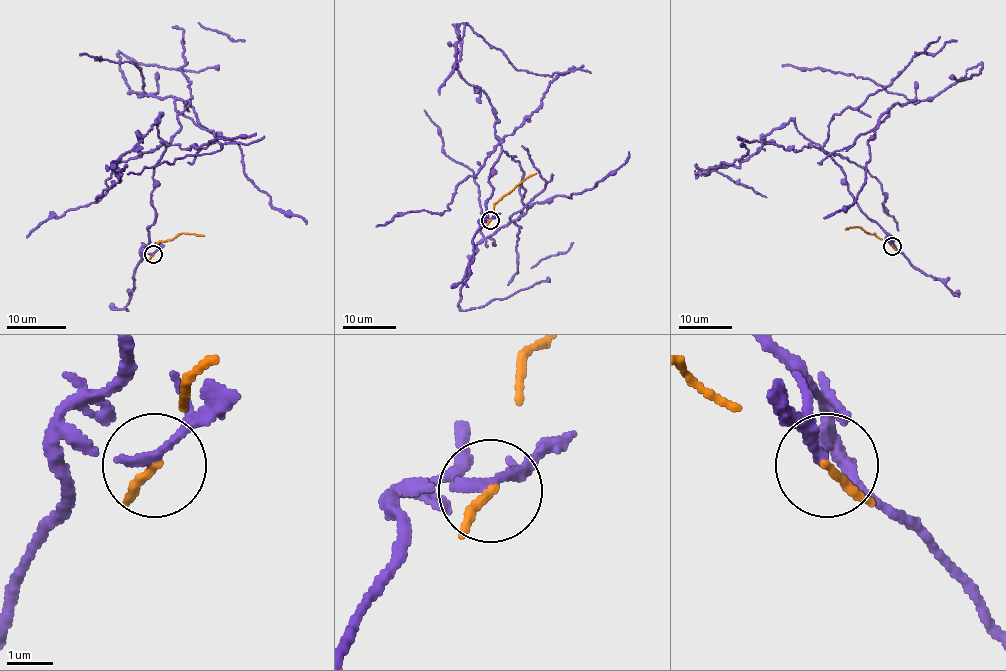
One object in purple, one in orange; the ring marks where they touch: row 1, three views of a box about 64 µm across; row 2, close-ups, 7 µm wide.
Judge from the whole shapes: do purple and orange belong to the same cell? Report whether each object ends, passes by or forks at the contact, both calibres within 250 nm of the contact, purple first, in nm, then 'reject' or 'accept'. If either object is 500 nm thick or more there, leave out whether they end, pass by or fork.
purple passes by; orange ends there; 180 nm thick on the purple side, 200 nm on the other; reject

